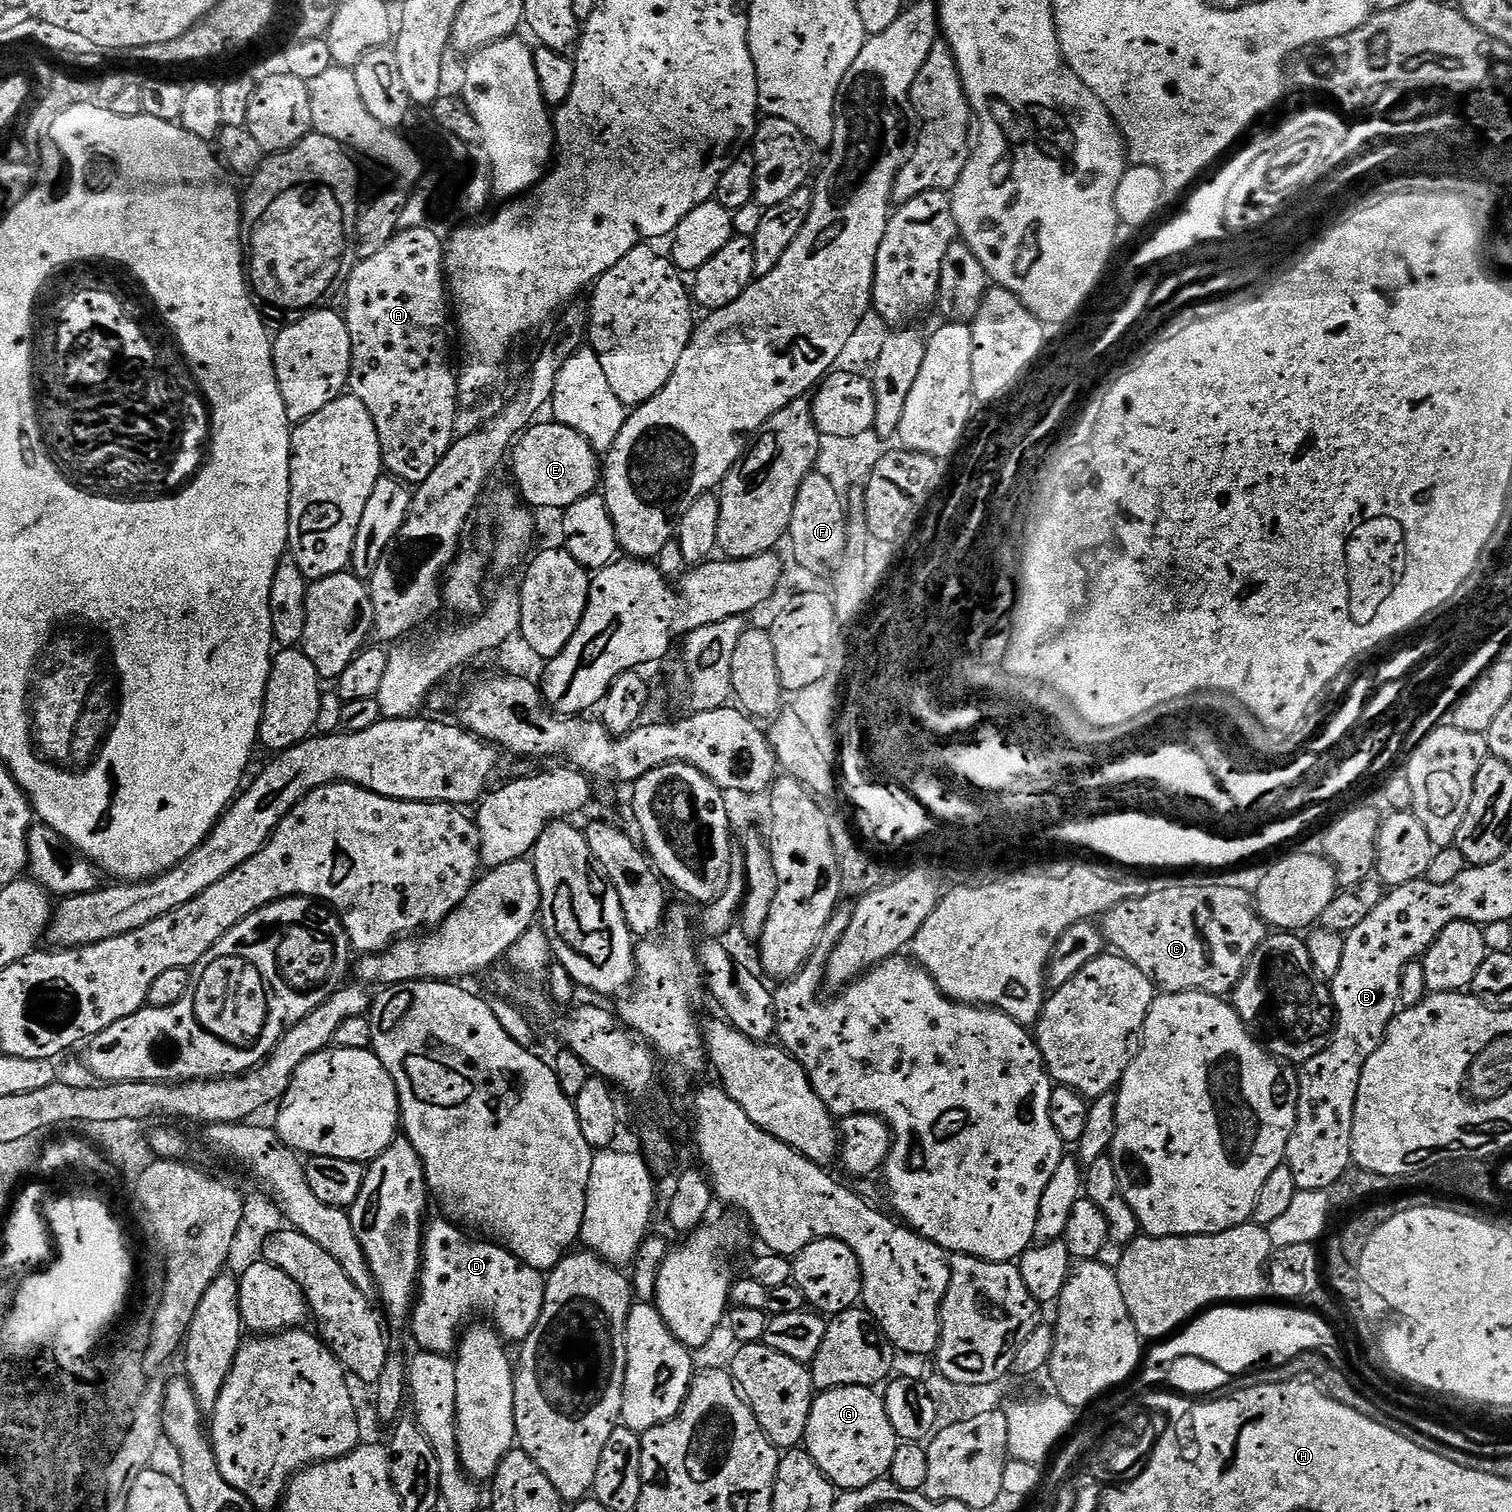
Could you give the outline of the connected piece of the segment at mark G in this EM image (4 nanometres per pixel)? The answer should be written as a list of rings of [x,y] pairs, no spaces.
[[[832,1388],[813,1399],[806,1450],[840,1490],[855,1490],[883,1481],[892,1471],[898,1437],[876,1388]]]

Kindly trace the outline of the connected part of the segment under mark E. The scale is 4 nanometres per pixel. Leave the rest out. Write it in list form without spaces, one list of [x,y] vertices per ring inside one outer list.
[[[537,422],[518,436],[510,449],[510,464],[511,460],[512,476],[520,487],[519,499],[532,510],[537,510],[536,508],[563,510],[574,506],[574,502],[593,495],[602,480],[602,460],[590,442],[570,426],[555,422],[549,424]]]

